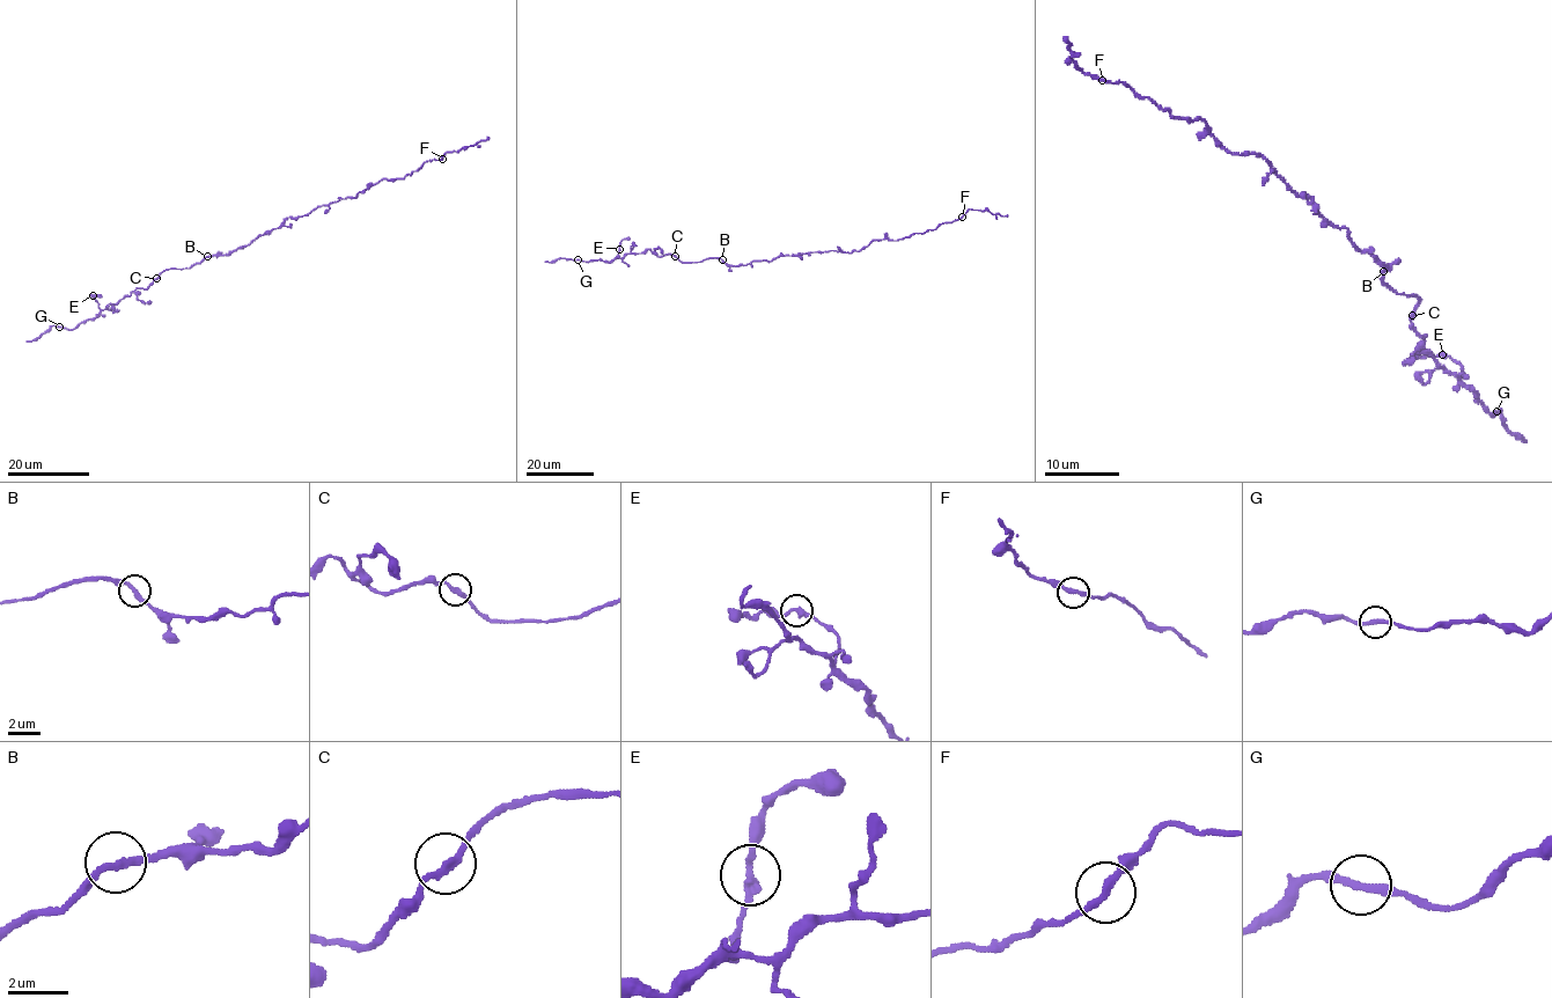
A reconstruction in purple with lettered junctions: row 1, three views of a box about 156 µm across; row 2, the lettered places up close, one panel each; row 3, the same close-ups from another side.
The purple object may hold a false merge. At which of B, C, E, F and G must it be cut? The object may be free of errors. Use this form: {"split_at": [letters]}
{"split_at": []}

